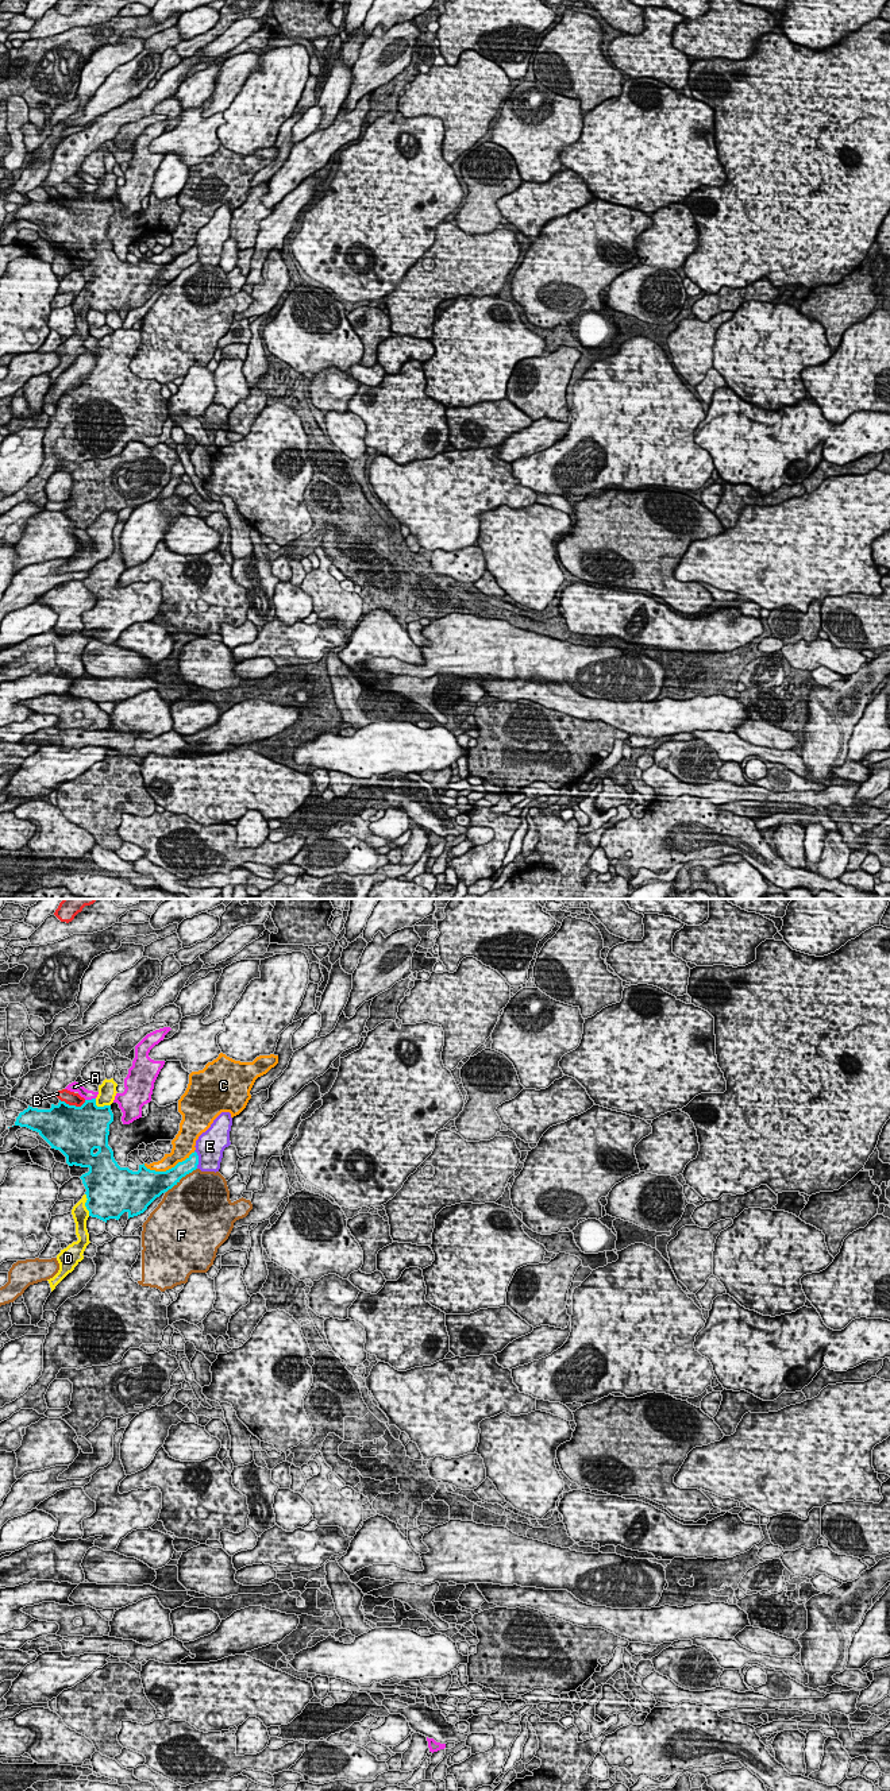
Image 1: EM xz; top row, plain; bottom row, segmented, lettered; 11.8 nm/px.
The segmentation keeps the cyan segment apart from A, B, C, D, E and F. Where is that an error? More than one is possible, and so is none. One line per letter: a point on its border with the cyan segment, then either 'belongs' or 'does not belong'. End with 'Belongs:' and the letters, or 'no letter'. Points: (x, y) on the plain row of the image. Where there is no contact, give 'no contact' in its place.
A: contact xz (89, 193); does not belong
B: contact xz (73, 199); does not belong
C: contact xz (169, 262); does not belong
D: contact xz (85, 297); does not belong
E: contact xz (197, 253); does not belong
F: contact xz (181, 270); does not belong
Belongs: no letter

